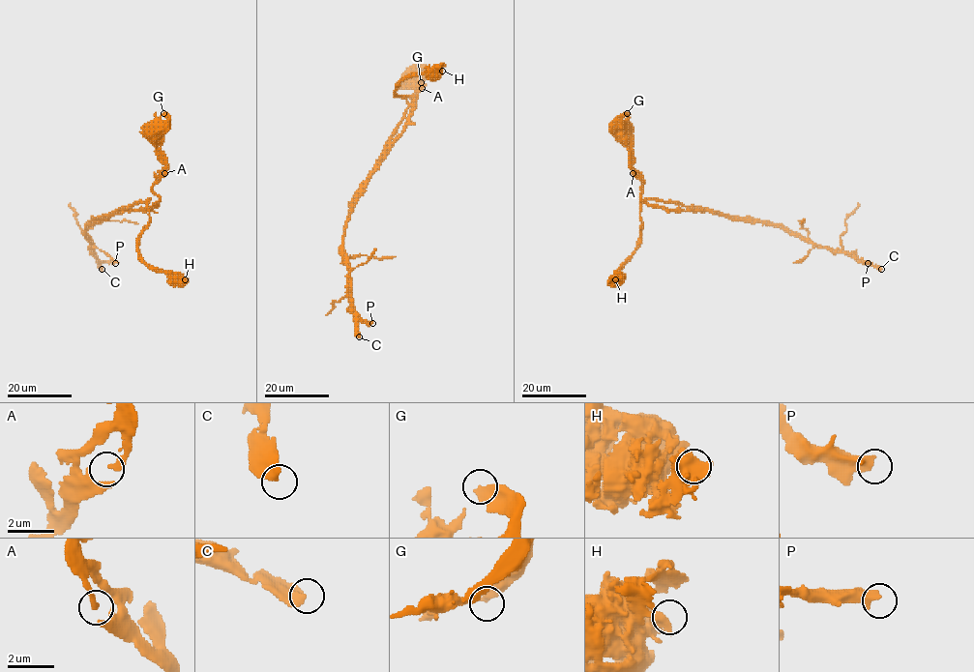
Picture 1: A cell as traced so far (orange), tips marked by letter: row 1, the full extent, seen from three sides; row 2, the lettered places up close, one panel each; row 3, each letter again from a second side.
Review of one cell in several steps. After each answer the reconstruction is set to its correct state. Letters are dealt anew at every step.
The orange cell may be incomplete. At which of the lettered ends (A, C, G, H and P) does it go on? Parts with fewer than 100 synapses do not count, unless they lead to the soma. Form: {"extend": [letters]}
{"extend": ["C", "P"]}

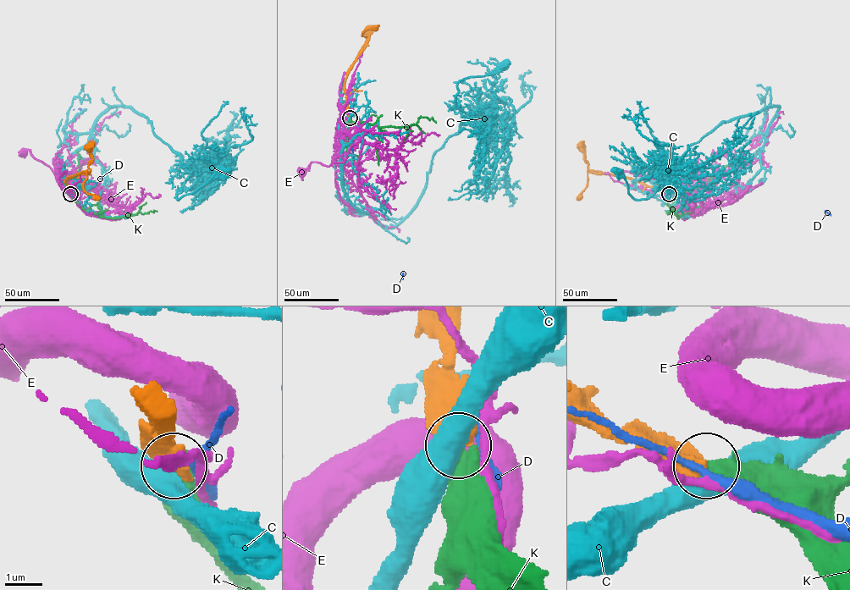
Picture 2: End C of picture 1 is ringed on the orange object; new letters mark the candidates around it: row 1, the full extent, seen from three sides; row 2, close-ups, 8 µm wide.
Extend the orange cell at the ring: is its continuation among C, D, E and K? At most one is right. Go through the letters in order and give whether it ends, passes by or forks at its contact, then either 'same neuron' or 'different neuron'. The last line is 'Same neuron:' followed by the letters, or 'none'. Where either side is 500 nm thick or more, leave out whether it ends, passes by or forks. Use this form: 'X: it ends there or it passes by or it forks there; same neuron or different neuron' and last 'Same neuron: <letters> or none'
C: different neuron
D: different neuron
E: different neuron
K: same neuron
Same neuron: K

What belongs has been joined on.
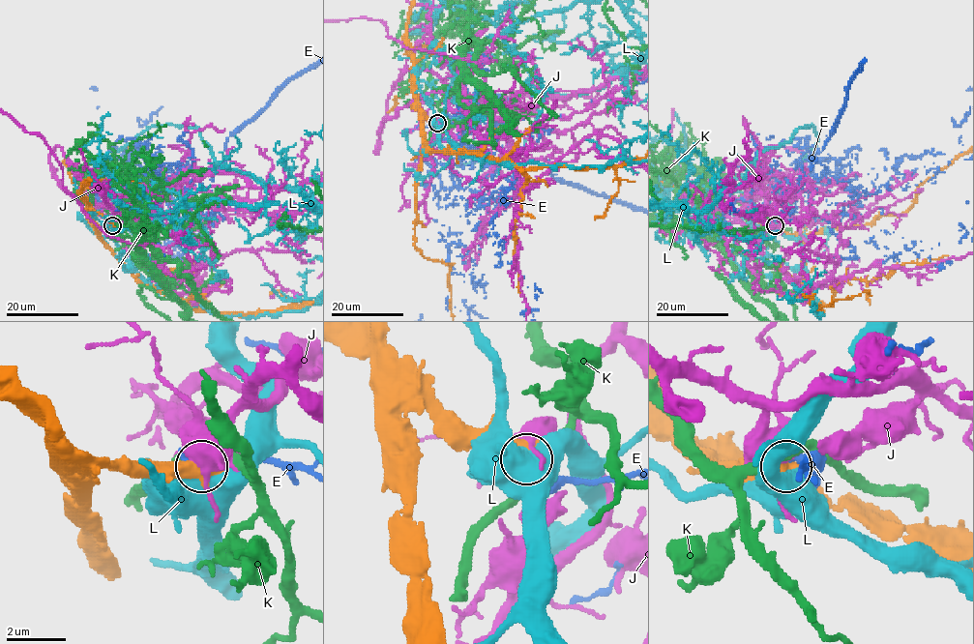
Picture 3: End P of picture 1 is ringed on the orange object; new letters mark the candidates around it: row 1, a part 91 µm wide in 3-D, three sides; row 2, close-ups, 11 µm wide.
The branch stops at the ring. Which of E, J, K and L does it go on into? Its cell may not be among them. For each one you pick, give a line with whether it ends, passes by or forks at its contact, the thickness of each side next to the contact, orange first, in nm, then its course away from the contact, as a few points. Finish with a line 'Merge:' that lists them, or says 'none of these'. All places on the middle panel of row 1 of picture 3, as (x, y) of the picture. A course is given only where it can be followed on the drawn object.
Merge: none of these

